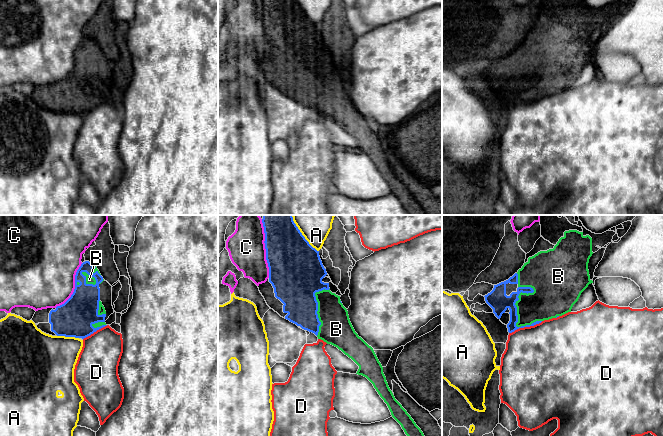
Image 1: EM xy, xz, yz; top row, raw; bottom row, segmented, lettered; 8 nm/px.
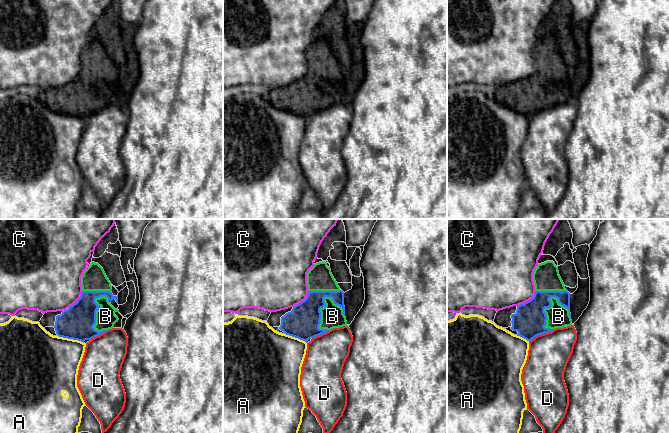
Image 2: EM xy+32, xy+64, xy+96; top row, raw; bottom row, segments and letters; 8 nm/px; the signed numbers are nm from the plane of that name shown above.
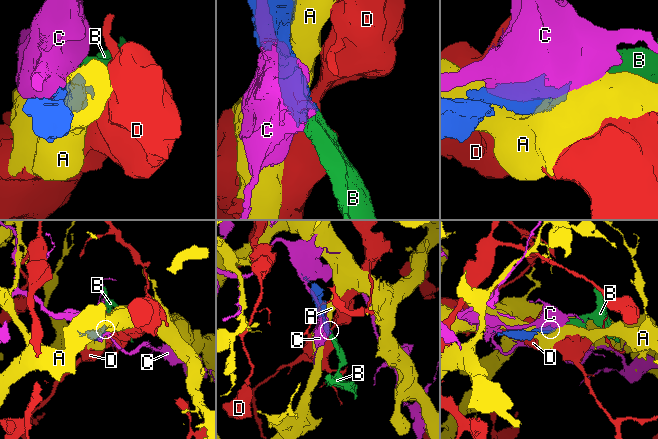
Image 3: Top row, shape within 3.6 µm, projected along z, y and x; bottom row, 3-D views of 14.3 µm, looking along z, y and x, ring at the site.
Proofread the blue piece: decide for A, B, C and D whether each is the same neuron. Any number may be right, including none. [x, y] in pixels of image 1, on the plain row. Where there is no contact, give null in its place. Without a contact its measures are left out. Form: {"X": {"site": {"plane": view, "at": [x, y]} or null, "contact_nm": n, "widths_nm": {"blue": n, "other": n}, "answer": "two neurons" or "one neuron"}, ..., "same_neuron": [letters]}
{"A": {"site": {"plane": "xz", "at": [304, 14]}, "contact_nm": 300, "widths_nm": {"blue": 420, "other": 170}, "answer": "two neurons"}, "B": {"site": {"plane": "yz", "at": [516, 83]}, "contact_nm": 360, "widths_nm": {"blue": 160, "other": 280}, "answer": "one neuron"}, "C": {"site": {"plane": "xz", "at": [266, 27]}, "contact_nm": 440, "widths_nm": {"blue": 400, "other": 300}, "answer": "two neurons"}, "D": {"site": {"plane": "yz", "at": [525, 102]}, "contact_nm": 280, "widths_nm": {"blue": 100, "other": 480}, "answer": "two neurons"}, "same_neuron": ["B"]}

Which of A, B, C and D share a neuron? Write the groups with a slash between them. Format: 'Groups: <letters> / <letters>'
Groups: A / B / C / D

